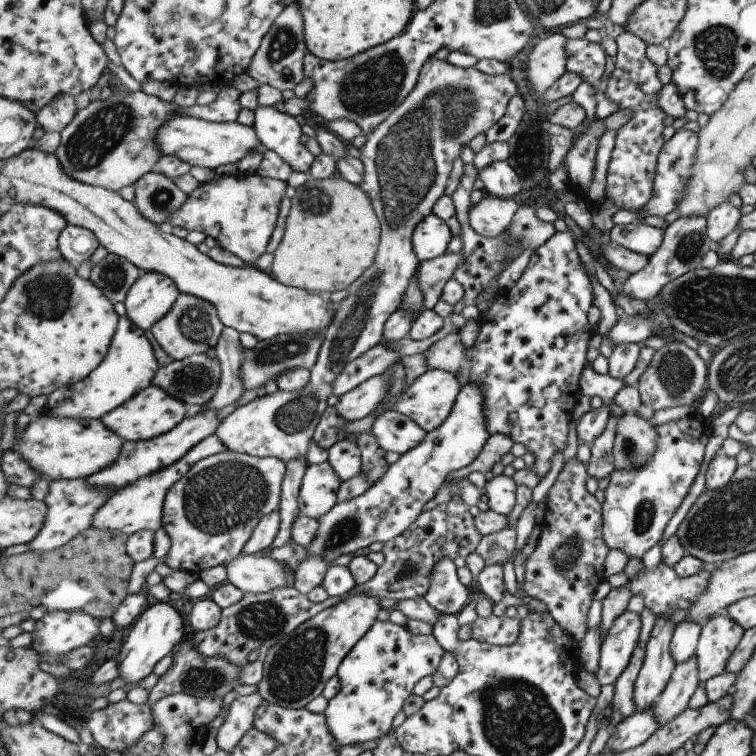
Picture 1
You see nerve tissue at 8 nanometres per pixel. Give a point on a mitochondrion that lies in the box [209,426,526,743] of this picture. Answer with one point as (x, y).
(295, 669)

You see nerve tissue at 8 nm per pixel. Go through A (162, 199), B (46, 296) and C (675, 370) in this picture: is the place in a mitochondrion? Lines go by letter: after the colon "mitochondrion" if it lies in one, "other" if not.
A: mitochondrion
B: mitochondrion
C: mitochondrion

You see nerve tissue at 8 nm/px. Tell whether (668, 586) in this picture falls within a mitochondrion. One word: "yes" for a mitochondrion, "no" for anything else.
no

